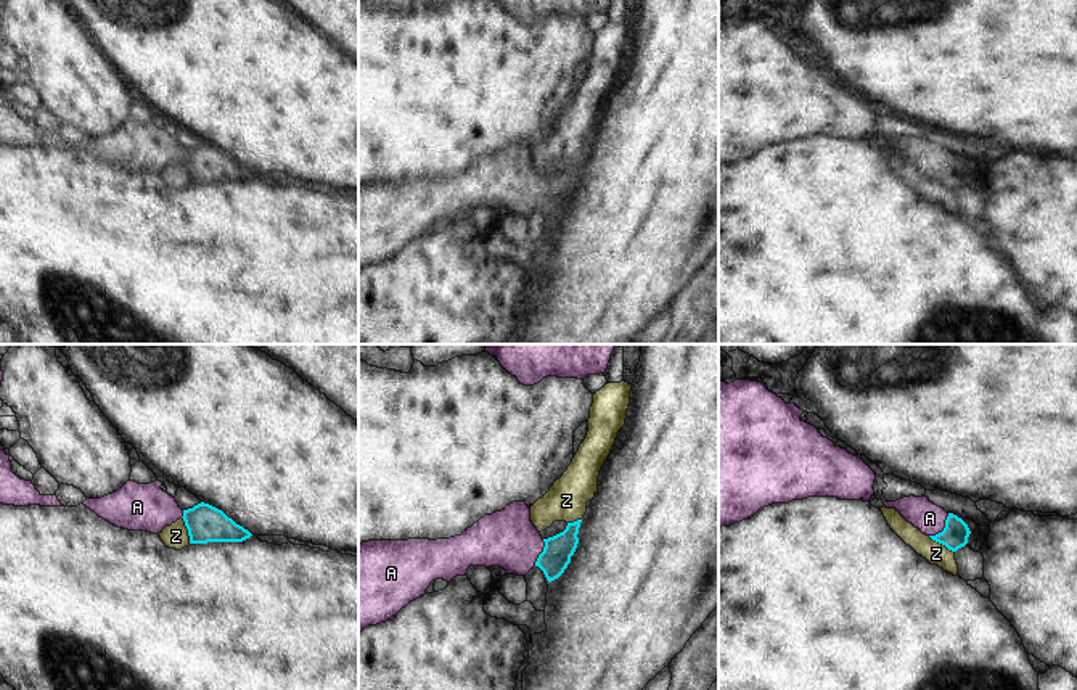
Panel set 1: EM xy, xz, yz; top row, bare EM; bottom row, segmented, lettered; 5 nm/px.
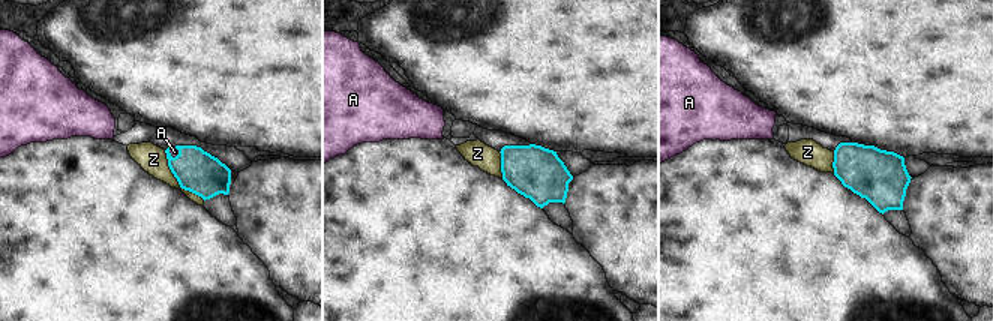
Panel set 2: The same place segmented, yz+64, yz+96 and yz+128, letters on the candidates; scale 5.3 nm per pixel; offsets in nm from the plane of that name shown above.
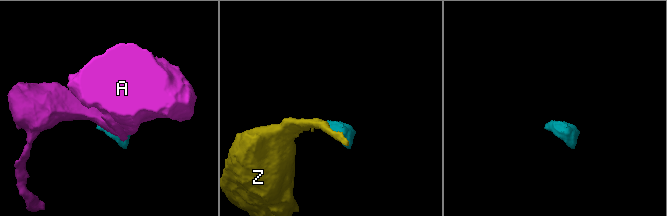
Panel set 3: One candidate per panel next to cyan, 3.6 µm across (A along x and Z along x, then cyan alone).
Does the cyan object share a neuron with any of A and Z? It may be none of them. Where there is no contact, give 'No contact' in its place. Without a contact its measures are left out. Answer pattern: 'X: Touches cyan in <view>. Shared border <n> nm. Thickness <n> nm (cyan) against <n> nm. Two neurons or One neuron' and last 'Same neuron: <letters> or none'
A: Touches cyan in yz. Shared border 160 nm. Thickness 130 nm (cyan) against 150 nm. One neuron
Z: Touches cyan in xy. Shared border 140 nm. Thickness 190 nm (cyan) against 130 nm. Two neurons
Same neuron: A

